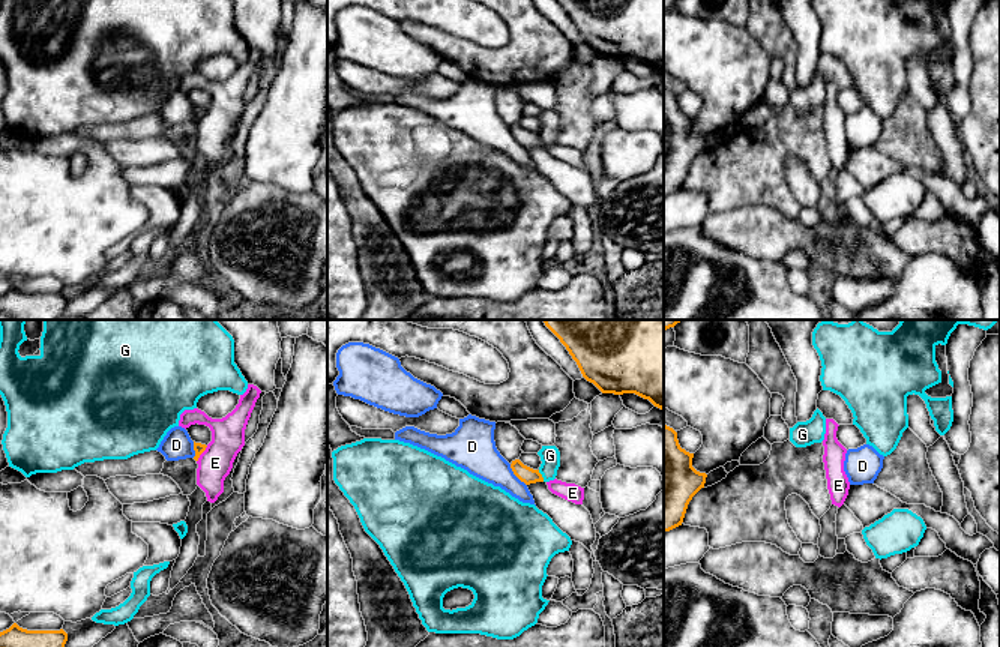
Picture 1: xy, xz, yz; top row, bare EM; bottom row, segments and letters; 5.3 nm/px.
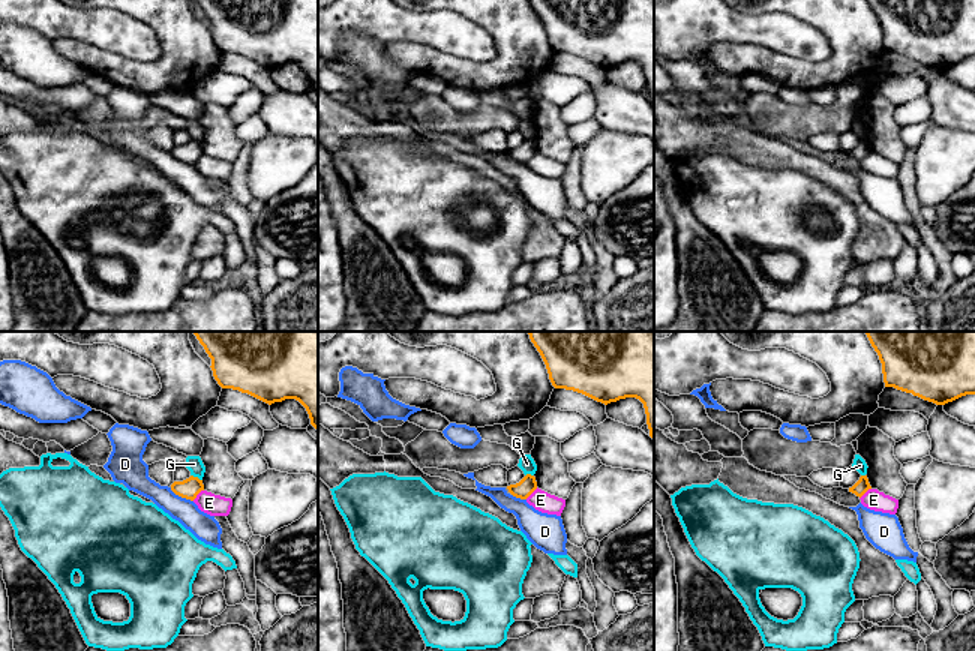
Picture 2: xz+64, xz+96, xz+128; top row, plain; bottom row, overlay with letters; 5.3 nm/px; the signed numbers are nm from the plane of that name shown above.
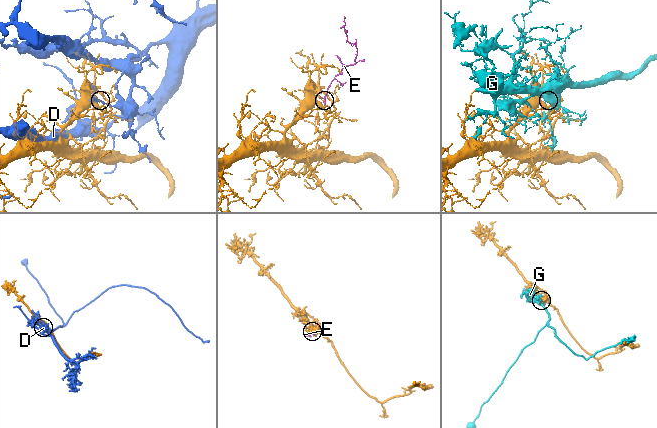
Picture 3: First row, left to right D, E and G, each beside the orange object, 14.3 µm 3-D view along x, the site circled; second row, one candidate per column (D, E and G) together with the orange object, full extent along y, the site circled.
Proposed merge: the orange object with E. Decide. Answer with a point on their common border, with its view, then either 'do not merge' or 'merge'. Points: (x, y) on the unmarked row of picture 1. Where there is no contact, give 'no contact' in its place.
xy (201, 116) | do not merge

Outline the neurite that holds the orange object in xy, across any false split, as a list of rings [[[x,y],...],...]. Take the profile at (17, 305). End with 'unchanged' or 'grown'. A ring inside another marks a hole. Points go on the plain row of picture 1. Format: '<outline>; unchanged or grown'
[[[14,287],[0,296],[0,314],[11,320],[62,320],[68,297],[60,294],[27,294]]]; unchanged

